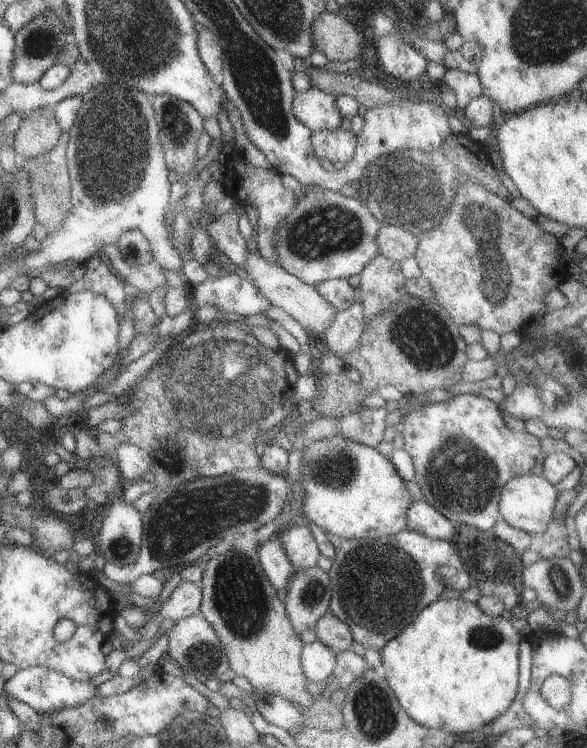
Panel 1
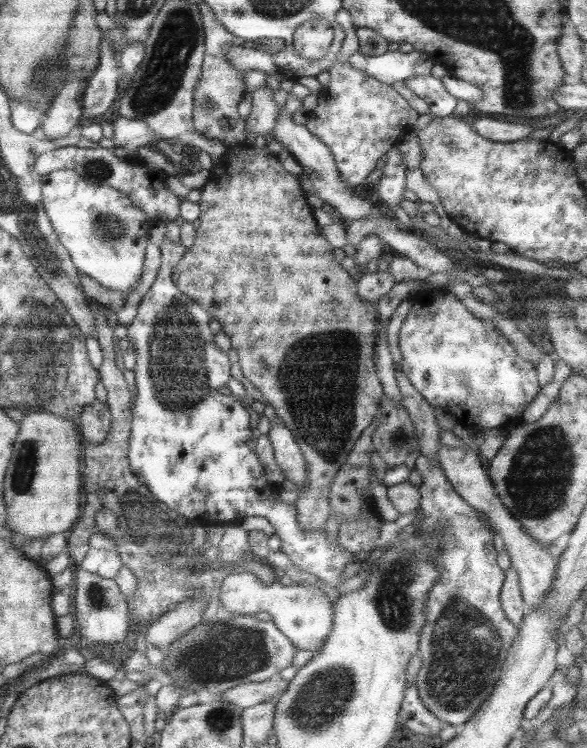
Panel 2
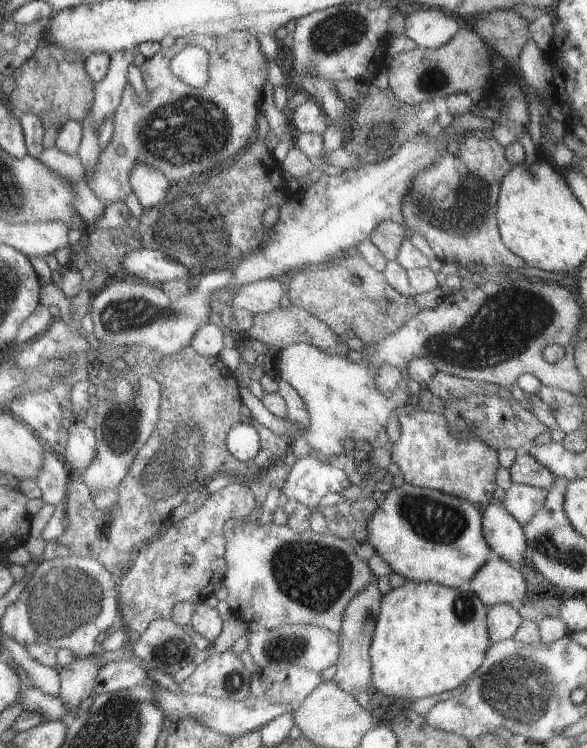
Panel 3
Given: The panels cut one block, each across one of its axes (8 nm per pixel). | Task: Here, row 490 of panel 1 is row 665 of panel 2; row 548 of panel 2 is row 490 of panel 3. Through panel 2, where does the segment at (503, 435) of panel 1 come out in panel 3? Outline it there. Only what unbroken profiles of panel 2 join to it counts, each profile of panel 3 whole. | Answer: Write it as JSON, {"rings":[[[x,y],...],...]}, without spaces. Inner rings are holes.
{"rings":[[[417,409],[413,416],[399,416],[398,421],[401,432],[388,448],[391,450],[390,462],[395,462],[405,483],[434,489],[479,507],[493,501],[494,478],[499,468],[495,451],[475,438],[453,438],[441,414]]]}

